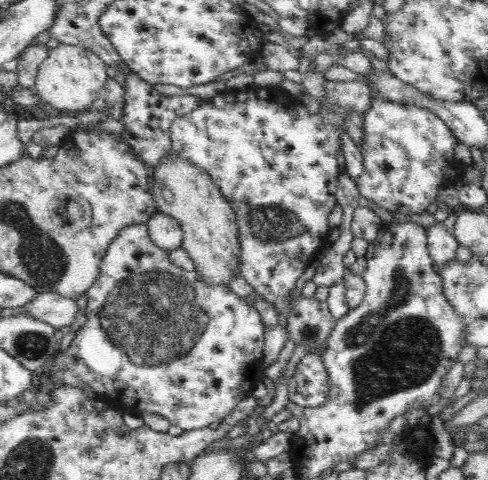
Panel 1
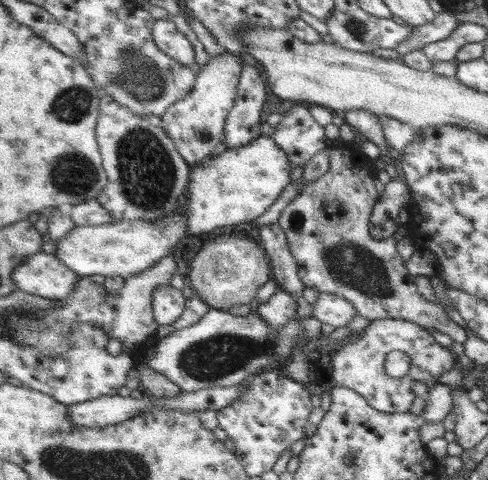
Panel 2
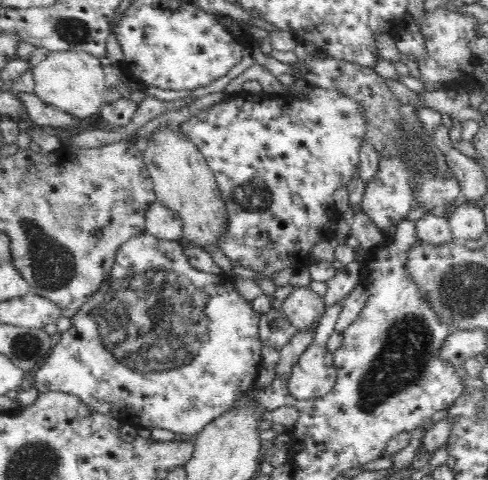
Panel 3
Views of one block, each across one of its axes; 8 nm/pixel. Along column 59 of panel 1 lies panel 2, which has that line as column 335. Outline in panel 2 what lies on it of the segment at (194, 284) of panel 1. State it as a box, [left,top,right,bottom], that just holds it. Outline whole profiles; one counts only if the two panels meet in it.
[331,320,457,414]

